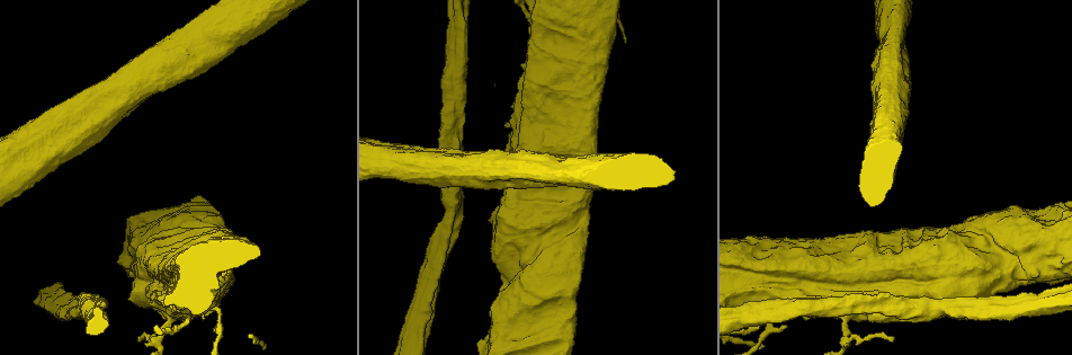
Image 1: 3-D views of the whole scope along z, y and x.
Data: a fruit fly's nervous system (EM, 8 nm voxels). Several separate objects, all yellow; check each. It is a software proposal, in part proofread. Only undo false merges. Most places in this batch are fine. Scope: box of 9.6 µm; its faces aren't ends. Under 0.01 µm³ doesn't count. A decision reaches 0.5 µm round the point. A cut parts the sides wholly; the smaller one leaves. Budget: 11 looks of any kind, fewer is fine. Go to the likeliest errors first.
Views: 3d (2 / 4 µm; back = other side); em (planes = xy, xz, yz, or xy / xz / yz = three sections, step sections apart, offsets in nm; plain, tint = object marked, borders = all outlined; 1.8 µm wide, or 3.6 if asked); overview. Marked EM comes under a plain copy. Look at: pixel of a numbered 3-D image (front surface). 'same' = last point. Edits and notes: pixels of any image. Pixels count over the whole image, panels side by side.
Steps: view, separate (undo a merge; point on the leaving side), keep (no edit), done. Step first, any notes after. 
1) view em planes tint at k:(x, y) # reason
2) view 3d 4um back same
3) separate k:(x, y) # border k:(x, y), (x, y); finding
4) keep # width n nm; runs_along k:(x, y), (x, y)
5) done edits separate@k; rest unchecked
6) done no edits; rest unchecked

view 3d 4um at 1:(544, 244)

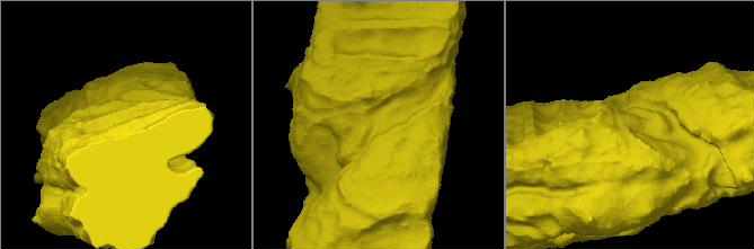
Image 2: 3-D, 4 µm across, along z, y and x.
view em 3.6um planes tint same # shape alone is not enough

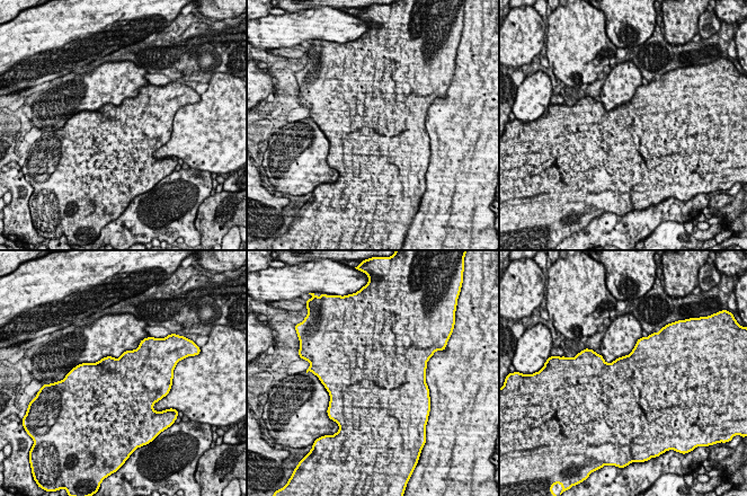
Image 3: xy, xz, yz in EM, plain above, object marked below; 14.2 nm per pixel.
keep # all the same cell

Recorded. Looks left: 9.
view 3d 2um at 1:(158, 336) # abrupt turn

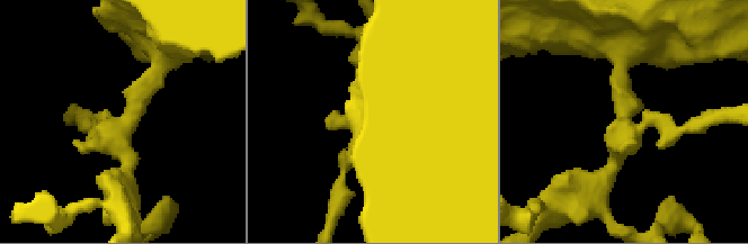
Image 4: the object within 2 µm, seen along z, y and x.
view em planes tint at 4:(115, 124) # need the tissue

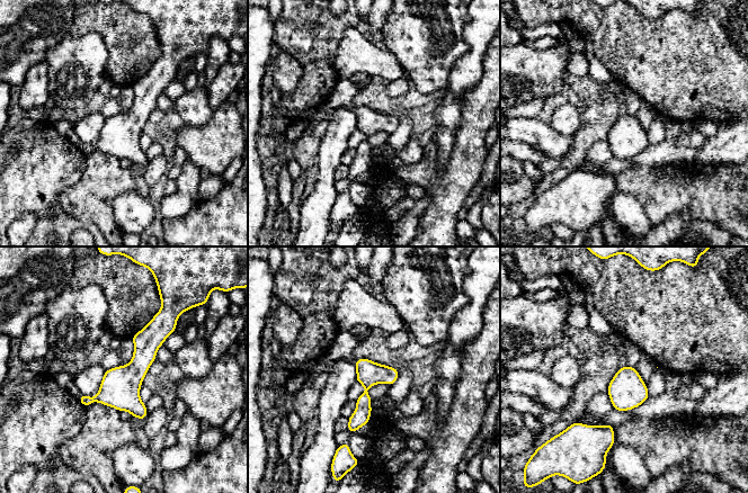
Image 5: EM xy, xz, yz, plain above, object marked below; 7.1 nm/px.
keep # width 180 nm; all the same cell

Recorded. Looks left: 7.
view em 3.6um xz step 8 tint at 1:(569, 69) # thick turns thin

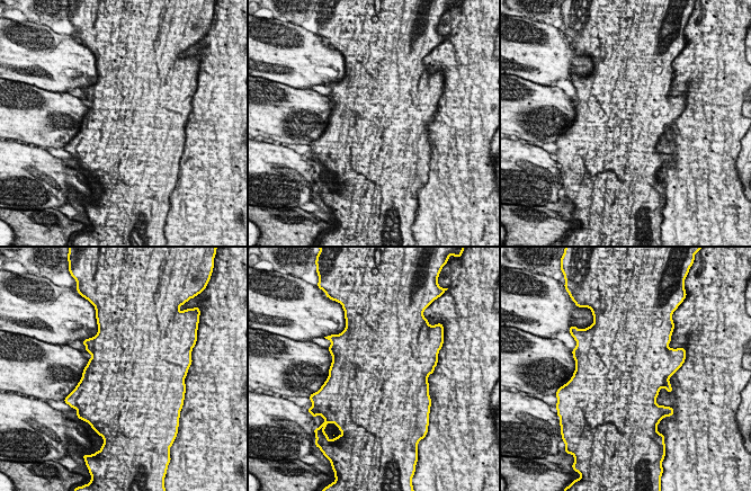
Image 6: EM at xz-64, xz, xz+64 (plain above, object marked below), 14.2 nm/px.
view em 3.6um planes tint same # another direction

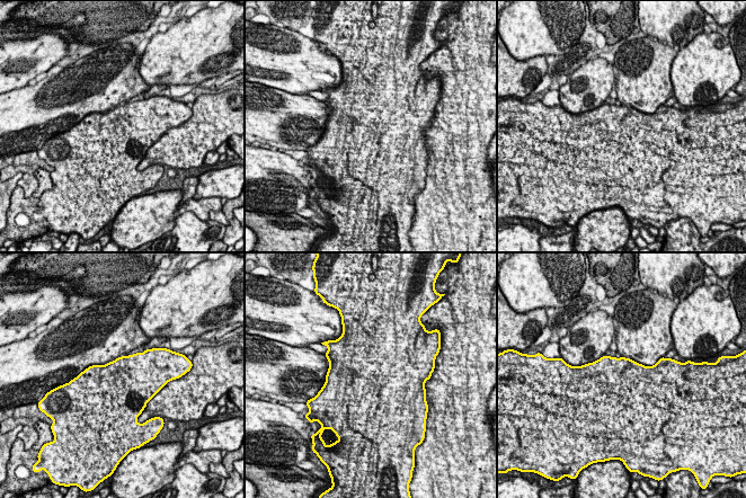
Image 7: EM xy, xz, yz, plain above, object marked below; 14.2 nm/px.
keep # one cell here

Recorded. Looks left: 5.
view em yz step 8 tint at 1:(188, 323)

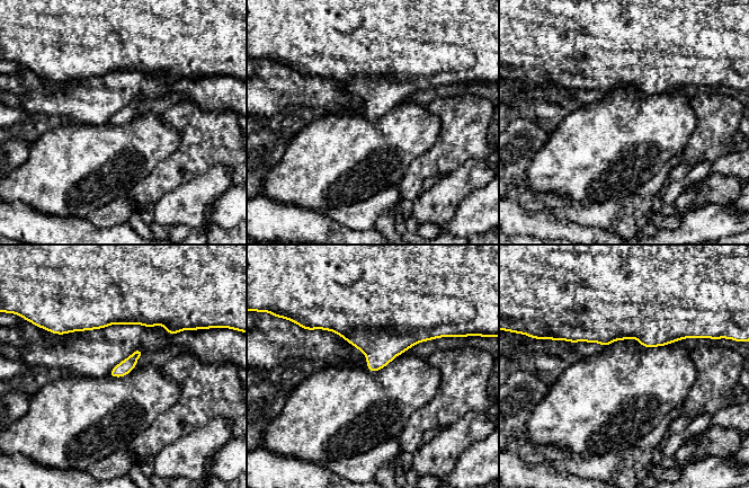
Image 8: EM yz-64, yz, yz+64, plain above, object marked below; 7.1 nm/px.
view em planes tint same

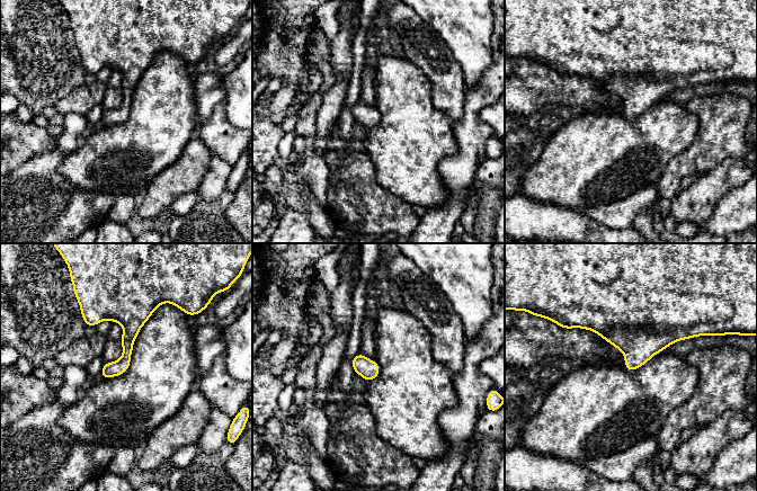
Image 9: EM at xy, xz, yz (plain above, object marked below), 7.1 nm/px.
keep # all the same cell

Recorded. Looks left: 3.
done no edits; rest unchecked

